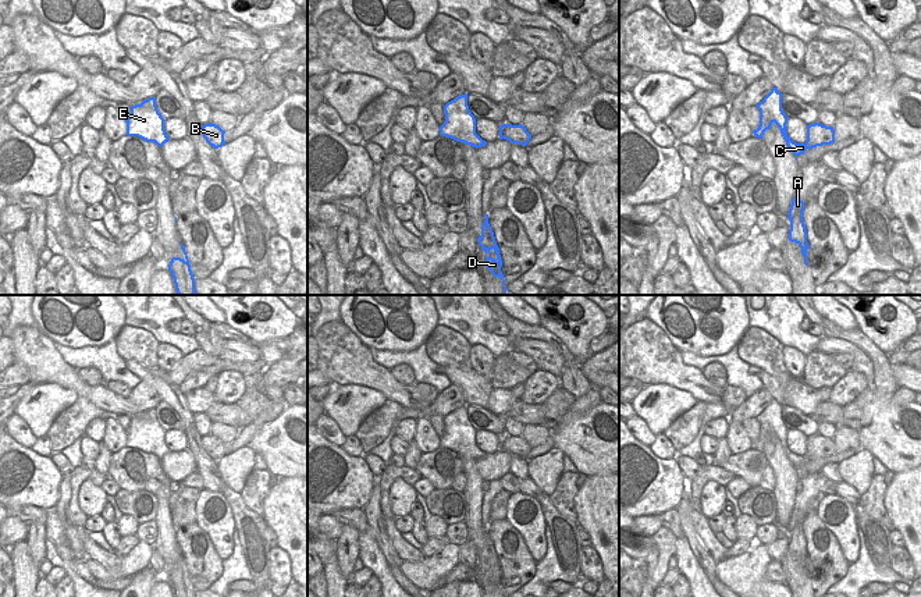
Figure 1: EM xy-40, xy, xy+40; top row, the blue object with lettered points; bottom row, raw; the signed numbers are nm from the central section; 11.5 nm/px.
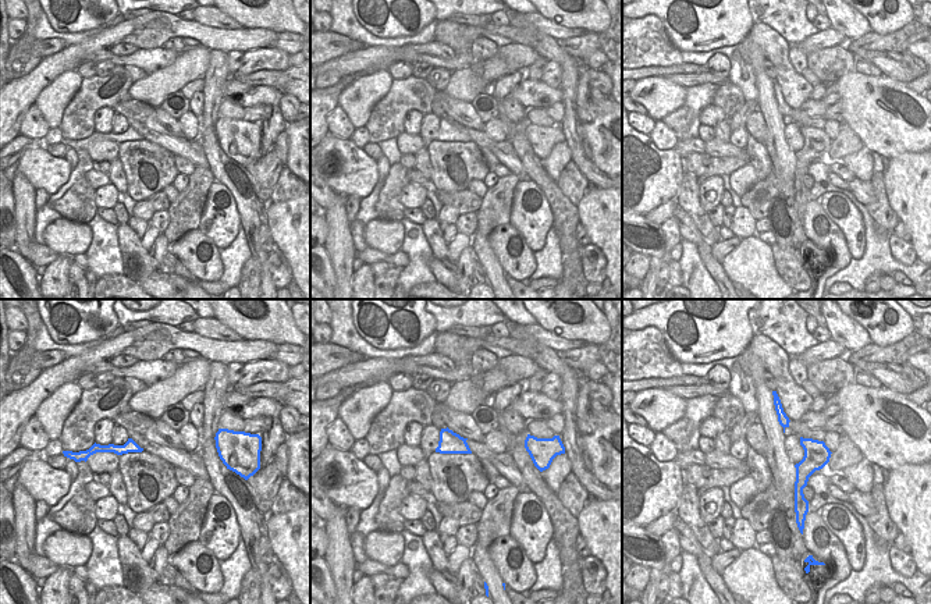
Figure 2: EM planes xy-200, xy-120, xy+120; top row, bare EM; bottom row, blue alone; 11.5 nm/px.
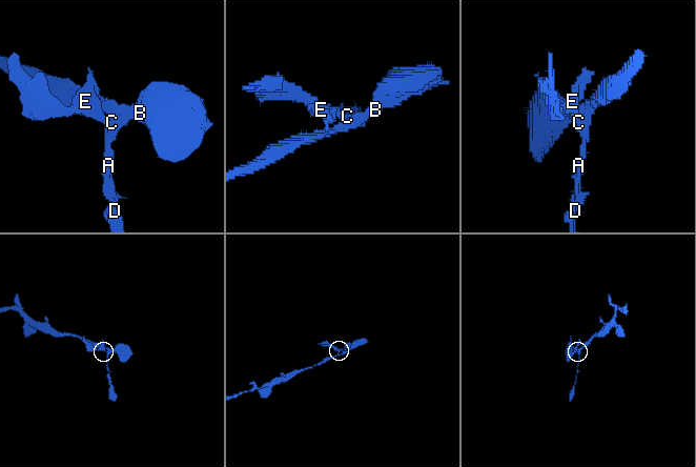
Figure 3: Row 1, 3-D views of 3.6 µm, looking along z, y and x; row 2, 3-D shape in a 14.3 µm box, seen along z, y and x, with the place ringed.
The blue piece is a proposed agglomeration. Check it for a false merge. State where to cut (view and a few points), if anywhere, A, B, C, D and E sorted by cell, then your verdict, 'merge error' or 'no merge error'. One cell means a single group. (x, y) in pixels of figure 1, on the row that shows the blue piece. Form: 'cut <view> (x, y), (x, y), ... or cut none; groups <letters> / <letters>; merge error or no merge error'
cut xy+40 (795, 142), (788, 146); groups A B C D / E; merge error

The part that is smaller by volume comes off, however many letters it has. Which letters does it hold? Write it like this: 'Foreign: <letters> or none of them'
Foreign: E

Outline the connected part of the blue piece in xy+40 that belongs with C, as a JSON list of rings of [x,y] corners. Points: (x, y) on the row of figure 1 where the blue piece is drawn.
[[[819,122],[807,125],[807,141],[804,143],[790,143],[787,148],[796,156],[804,154],[807,149],[812,149],[822,145],[835,143],[833,127],[826,127]]]

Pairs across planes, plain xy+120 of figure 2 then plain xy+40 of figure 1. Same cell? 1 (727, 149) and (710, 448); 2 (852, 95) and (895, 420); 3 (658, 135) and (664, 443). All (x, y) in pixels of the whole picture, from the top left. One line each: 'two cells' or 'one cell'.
1: two cells
2: one cell
3: one cell

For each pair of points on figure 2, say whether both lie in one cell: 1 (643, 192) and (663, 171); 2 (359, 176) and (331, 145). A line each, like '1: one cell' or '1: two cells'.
1: one cell
2: one cell

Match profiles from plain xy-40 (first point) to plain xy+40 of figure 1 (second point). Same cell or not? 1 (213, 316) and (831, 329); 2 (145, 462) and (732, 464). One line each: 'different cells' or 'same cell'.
1: different cells
2: same cell

